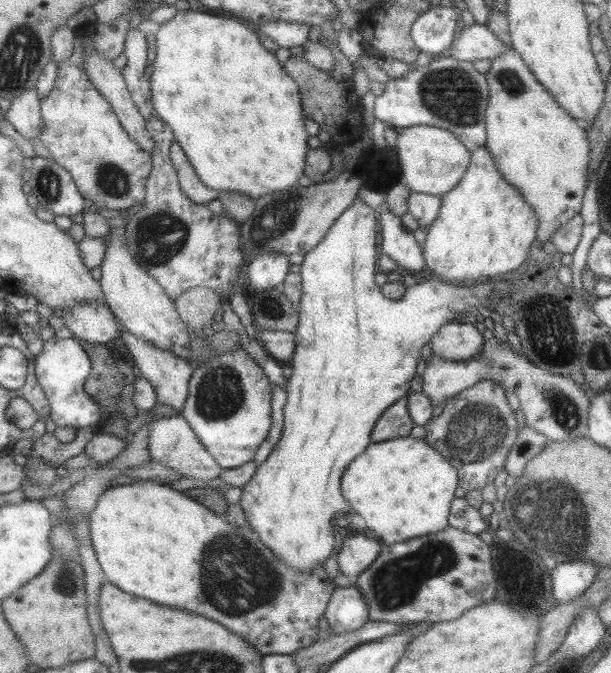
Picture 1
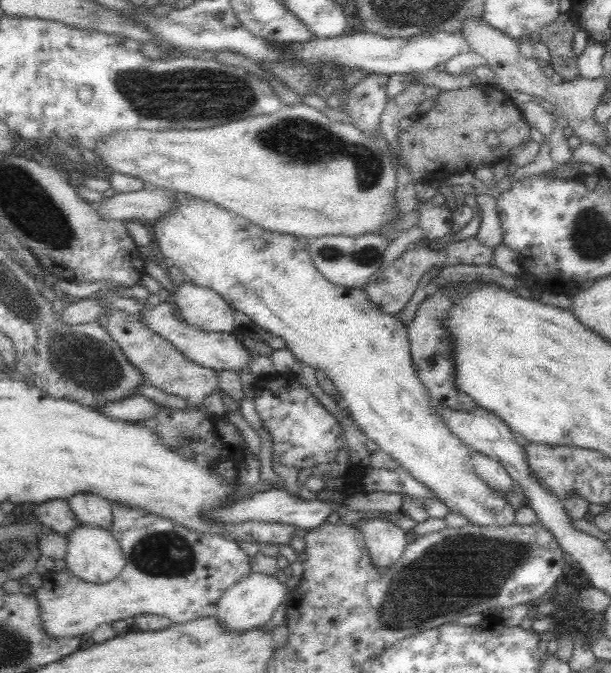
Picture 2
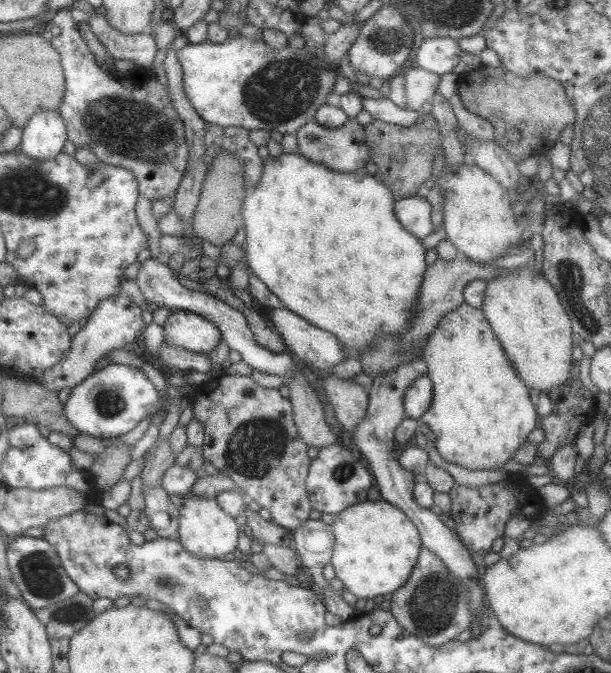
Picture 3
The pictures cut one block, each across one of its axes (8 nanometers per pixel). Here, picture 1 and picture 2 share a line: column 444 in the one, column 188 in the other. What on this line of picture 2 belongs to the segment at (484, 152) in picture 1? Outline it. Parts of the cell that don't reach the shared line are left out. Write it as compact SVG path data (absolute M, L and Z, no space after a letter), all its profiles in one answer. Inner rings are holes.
M170 191L172 197L172 210L166 212L164 216L156 216L152 225L152 236L154 238L154 248L161 252L164 262L171 262L182 270L188 282L196 286L211 288L214 292L227 301L235 311L242 312L250 317L256 326L263 331L270 331L273 336L278 336L285 341L285 347L292 352L292 355L303 366L311 367L319 376L332 381L336 389L338 404L343 407L346 415L360 431L364 432L373 443L376 443L380 451L388 453L390 458L397 460L400 467L405 468L415 480L425 485L425 488L432 491L432 495L442 502L450 513L462 515L467 519L468 524L477 527L503 527L514 523L515 513L517 510L506 500L504 494L488 486L484 480L476 475L476 468L472 466L471 454L475 453L463 440L460 440L440 417L440 408L436 402L432 401L432 396L428 389L420 381L416 365L412 363L412 353L410 353L410 337L408 337L408 327L396 314L382 312L377 304L374 304L362 288L349 288L334 284L326 280L322 273L316 268L312 257L308 251L308 241L306 237L297 237L290 234L270 232L259 227L257 224L249 222L247 218L230 212L213 202L206 201L196 196L190 196L185 192Z

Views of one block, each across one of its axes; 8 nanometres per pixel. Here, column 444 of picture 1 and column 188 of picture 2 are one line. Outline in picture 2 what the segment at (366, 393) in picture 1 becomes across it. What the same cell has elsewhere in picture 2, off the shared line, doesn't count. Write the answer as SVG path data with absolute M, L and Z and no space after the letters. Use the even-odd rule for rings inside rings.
M188 281L175 288L175 303L180 319L206 332L235 331L235 310L211 288L196 286Z

